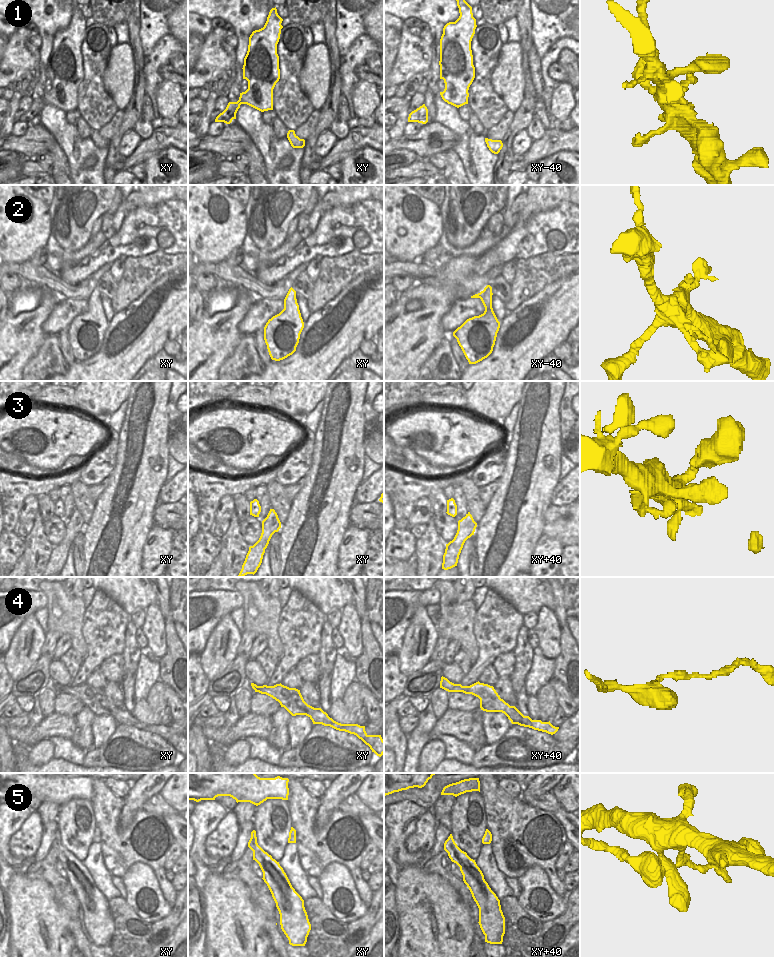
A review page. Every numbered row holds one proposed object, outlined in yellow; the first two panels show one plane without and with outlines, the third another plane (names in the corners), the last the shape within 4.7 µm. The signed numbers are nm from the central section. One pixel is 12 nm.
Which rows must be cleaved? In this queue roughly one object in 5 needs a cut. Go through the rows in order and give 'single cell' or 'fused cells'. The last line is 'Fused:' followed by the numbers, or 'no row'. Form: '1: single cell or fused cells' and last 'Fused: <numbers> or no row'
1: single cell
2: single cell
3: single cell
4: single cell
5: single cell
Fused: no row

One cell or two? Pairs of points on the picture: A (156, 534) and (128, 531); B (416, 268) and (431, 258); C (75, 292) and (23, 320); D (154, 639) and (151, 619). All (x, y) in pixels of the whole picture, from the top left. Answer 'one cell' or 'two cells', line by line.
A: two cells
B: two cells
C: two cells
D: one cell

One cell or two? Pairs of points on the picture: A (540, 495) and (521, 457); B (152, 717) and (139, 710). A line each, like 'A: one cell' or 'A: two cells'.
A: one cell
B: one cell

